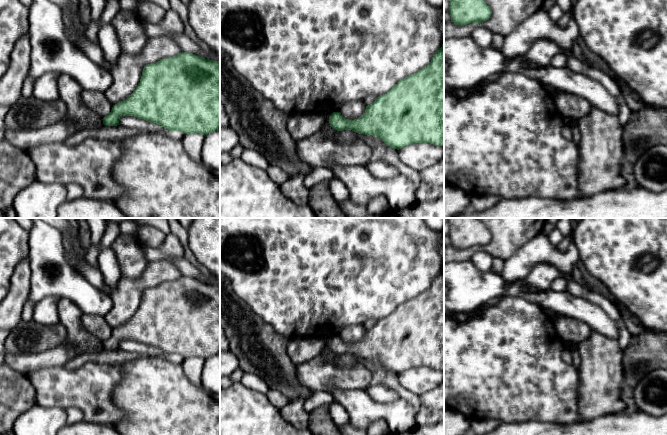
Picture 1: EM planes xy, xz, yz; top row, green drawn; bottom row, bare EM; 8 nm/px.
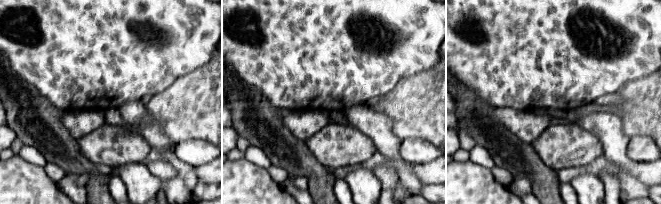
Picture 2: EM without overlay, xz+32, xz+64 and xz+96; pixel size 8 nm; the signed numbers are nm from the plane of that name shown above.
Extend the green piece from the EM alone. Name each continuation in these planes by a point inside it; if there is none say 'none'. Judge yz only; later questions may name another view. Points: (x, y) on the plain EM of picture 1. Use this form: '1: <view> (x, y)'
none

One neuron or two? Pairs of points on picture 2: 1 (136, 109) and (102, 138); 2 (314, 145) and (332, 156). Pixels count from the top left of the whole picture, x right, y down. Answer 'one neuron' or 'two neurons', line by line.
1: two neurons
2: one neuron

